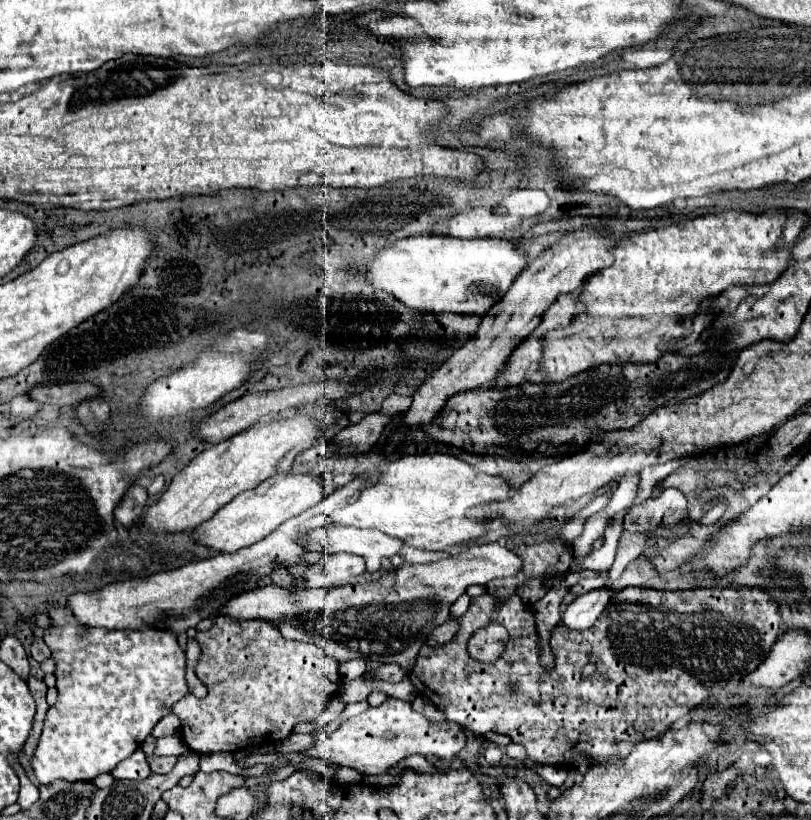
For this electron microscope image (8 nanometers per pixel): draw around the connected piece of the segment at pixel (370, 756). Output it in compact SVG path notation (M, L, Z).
M388 696L380 706L368 708L366 712L350 718L348 722L342 722L336 732L316 732L316 742L310 750L306 750L308 756L320 758L320 760L332 760L336 764L344 764L348 768L354 768L362 776L380 776L390 774L392 768L400 764L406 756L414 754L438 754L444 762L438 766L438 770L448 768L448 760L460 752L466 744L464 730L456 722L428 722L422 714L414 712L408 702L396 700Z

